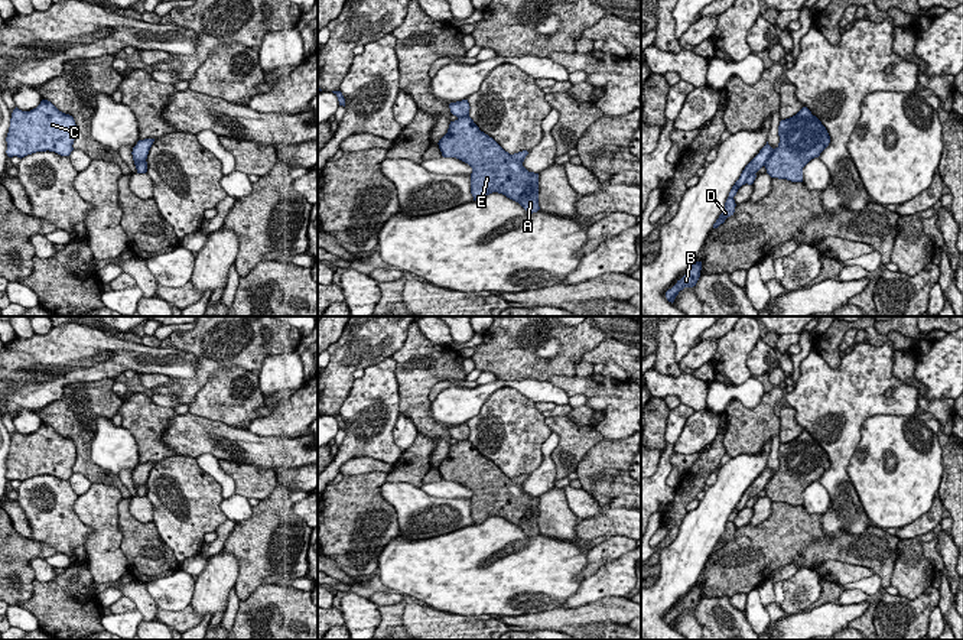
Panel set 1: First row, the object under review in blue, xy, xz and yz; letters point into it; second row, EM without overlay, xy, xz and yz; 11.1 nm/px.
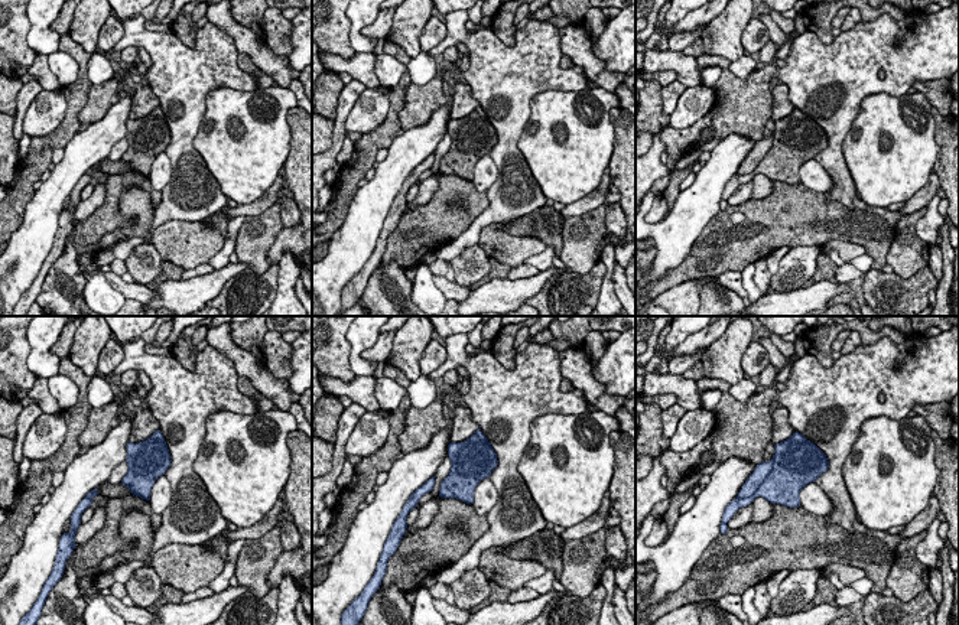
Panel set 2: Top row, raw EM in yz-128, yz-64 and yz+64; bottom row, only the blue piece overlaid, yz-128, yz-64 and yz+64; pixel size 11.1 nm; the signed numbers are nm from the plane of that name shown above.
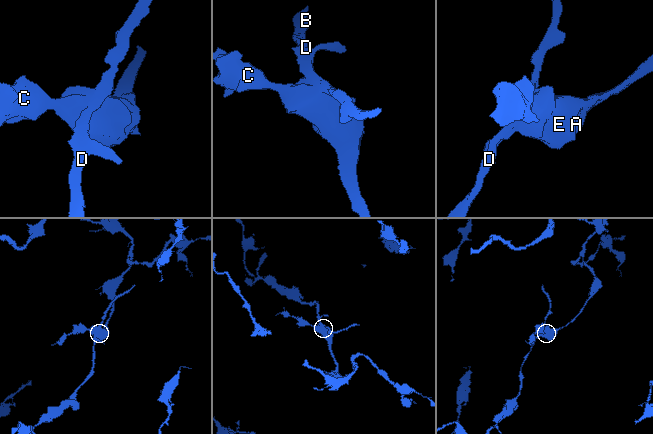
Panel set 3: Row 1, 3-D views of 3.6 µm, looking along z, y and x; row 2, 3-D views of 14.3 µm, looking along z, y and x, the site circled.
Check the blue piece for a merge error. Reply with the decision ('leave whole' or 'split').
leave whole

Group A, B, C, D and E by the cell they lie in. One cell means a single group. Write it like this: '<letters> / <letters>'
A B C D E

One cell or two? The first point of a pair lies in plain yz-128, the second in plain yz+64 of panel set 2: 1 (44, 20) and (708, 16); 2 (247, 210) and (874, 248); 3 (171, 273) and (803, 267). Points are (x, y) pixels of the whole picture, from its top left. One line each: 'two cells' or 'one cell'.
1: two cells
2: two cells
3: two cells

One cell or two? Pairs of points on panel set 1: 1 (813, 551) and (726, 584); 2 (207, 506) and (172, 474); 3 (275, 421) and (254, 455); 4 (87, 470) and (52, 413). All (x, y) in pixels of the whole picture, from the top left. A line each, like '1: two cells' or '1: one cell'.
1: one cell
2: one cell
3: two cells
4: one cell

